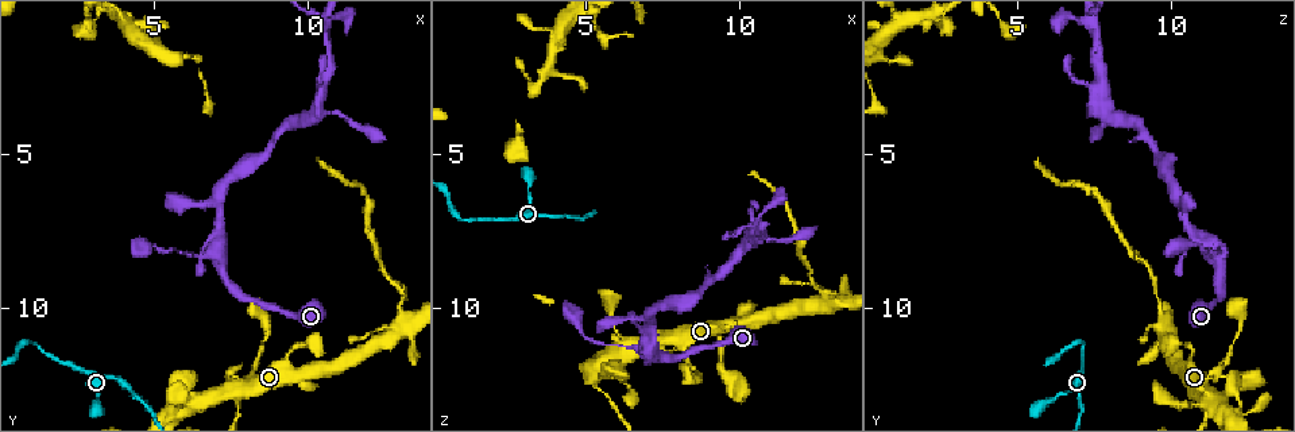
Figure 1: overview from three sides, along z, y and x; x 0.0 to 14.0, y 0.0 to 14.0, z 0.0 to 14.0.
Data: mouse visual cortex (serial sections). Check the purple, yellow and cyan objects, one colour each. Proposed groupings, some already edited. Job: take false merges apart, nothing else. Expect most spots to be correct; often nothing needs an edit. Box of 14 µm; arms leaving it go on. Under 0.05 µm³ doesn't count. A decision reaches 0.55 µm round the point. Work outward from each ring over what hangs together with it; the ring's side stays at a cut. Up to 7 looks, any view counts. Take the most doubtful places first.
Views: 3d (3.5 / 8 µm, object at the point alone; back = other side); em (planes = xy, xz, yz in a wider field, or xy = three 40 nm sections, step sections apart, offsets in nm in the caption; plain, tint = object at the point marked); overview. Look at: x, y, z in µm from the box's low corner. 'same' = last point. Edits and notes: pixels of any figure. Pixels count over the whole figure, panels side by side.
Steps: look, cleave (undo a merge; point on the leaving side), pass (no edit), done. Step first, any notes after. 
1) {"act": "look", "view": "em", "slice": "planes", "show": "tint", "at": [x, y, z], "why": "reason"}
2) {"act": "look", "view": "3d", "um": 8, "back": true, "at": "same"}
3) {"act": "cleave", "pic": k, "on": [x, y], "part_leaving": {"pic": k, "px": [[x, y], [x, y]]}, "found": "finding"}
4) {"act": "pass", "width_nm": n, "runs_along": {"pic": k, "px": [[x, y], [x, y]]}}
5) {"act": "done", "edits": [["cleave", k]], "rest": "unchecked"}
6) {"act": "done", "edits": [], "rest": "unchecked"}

{"act": "look", "view": "em", "slice": "xy", "step": 2, "show": "tint", "at": [13.1, 9.5, 9.6], "why": "thin neck"}

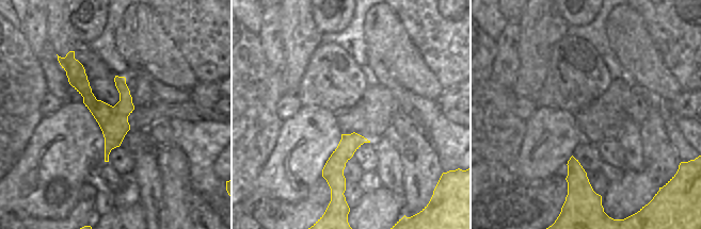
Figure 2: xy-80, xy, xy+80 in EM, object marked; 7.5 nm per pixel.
{"act": "look", "view": "3d", "um": 3.5, "at": "same"}

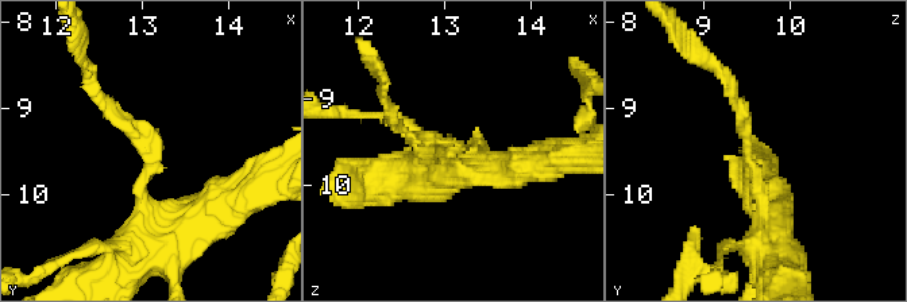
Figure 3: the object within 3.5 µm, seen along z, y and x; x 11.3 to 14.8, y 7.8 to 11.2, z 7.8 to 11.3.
{"act": "cleave", "pic": 3, "on": [128, 123], "arm_widths_nm": [150, 250], "part_leaving": {"pic": 3, "px": [[149, 161], [91, 86], [87, 62]]}, "found": "a second cell is stuck on"}

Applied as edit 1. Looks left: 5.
{"act": "look", "view": "overview", "why": "see it whole again"}

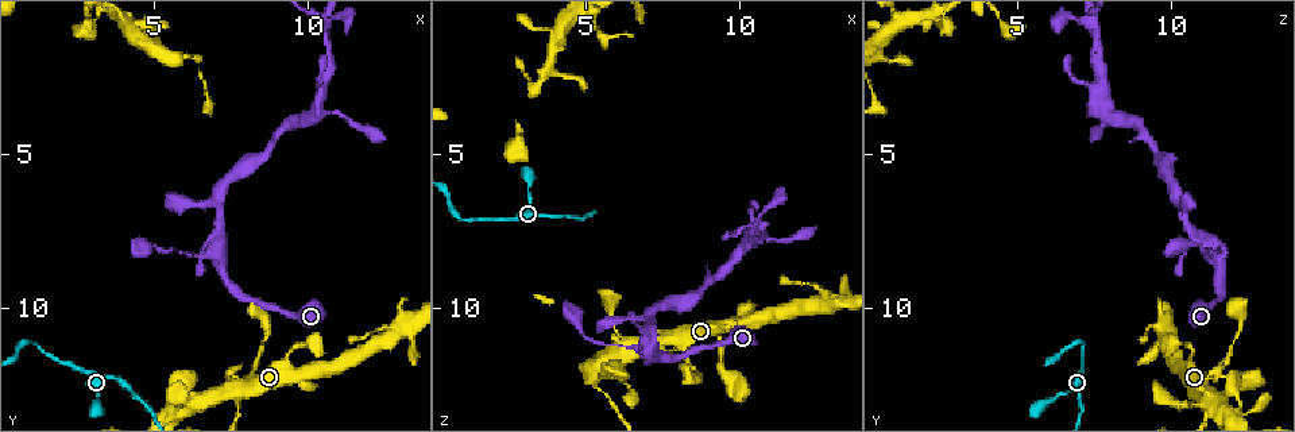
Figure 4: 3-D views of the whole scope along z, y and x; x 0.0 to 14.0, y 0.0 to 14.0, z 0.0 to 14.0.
{"act": "look", "view": "3d", "um": 3.5, "at": [5.6, 13.3, 12.1], "why": "small branch off a trunk"}

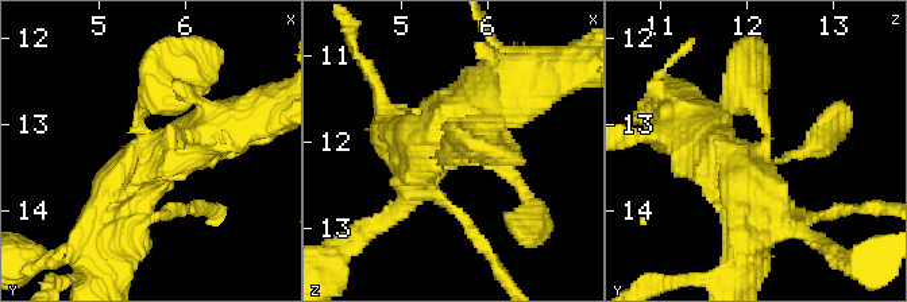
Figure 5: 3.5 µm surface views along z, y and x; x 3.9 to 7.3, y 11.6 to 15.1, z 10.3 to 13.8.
{"act": "look", "view": "em", "slice": "xy", "step": 1, "show": "tint", "at": "same", "arms": 4, "arm_widths_nm": [100, 200, 350, 600]}

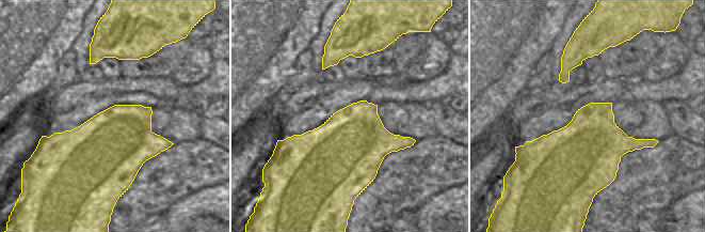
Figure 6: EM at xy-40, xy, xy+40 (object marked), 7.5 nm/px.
{"act": "pass", "runs_along": {"pic": 5, "px": [[510, 88], [460, 143]]}, "found": "all the same cell"}

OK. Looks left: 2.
{"act": "look", "view": "3d", "um": 3.5, "at": [7.2, 8.1, 11.3], "why": "abrupt turn"}

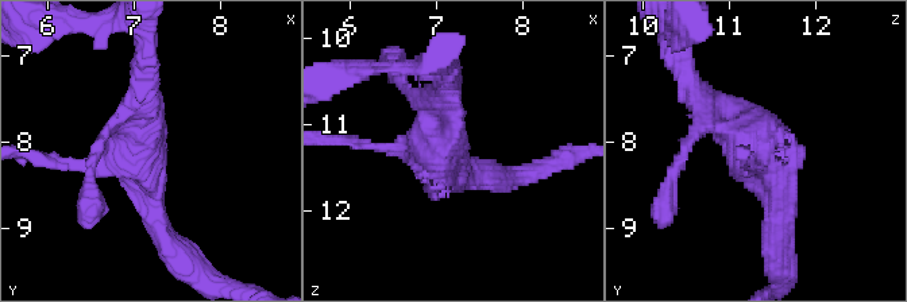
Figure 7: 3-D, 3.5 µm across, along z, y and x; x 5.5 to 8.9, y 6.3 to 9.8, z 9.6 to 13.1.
{"act": "look", "view": "em", "slice": "planes", "show": "tint", "at": [7.15, 8.20, 11.25]}

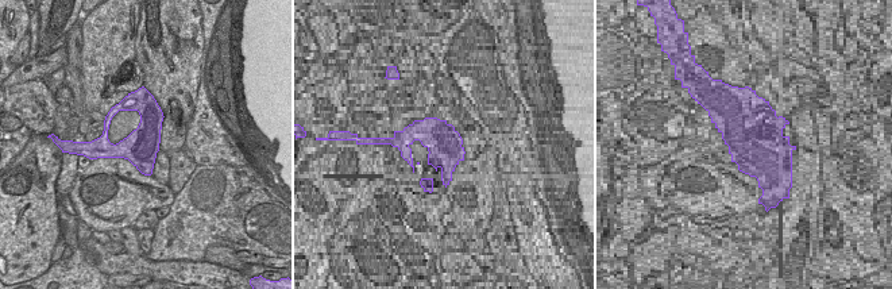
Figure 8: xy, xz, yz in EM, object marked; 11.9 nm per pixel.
{"act": "pass", "runs_along": {"pic": 7, "px": [[776, 236], [776, 182], [690, 84]]}, "found": "all the same cell"}

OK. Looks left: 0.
{"act": "done", "edits": [["cleave", 3]], "rest": "unchecked"}

